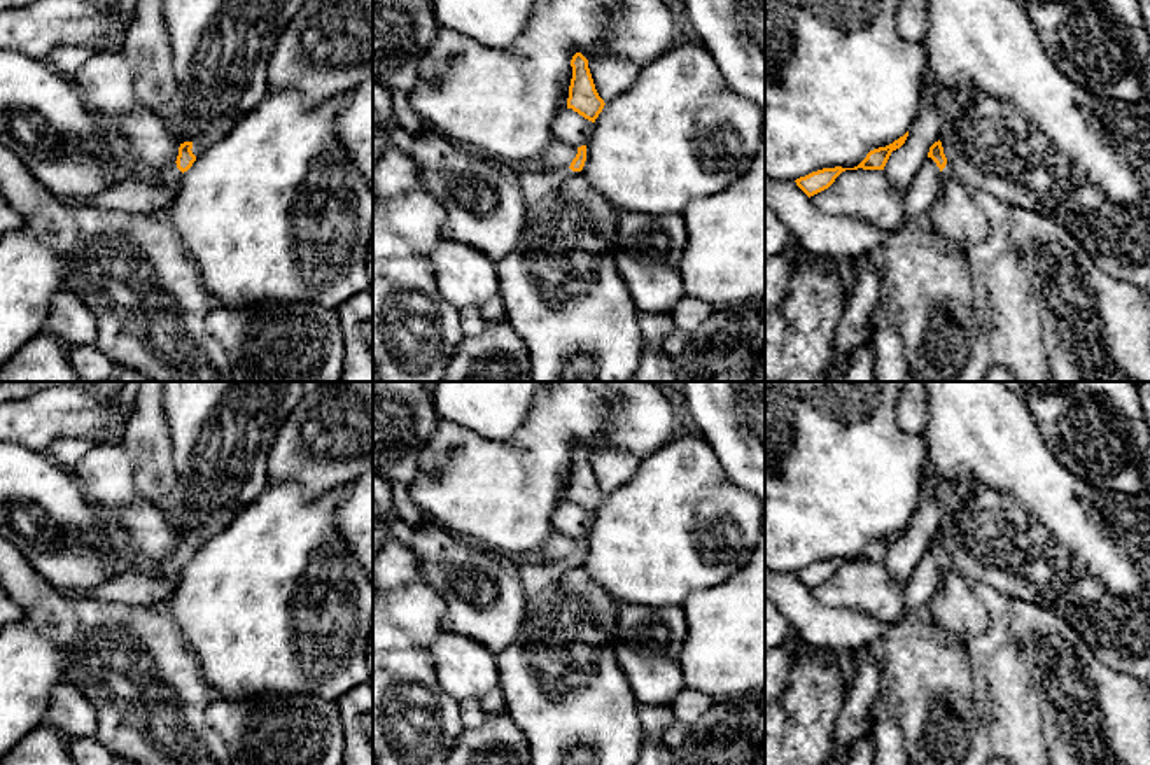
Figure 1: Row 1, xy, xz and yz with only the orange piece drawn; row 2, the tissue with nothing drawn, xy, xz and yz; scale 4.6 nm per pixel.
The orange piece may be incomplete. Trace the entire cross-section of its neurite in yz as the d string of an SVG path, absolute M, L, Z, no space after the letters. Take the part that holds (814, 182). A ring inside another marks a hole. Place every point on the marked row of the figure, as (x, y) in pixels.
M908 131L898 140L894 140L893 144L870 151L866 158L854 168L842 168L842 166L823 168L823 170L817 170L805 177L796 179L795 182L810 198L828 189L835 182L835 179L845 170L858 170L858 168L884 170L891 152L900 149L905 144L907 137L908 137Z

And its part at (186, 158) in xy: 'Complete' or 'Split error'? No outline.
Split error

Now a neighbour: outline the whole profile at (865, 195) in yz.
M845 170L835 182L810 196L810 203L833 217L852 217L879 229L898 229L905 193L893 187L884 170Z

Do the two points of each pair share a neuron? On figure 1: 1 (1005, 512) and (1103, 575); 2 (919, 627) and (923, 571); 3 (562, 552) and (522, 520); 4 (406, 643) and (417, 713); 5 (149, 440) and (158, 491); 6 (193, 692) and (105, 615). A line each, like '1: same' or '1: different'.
1: same
2: different
3: different
4: same
5: same
6: same

